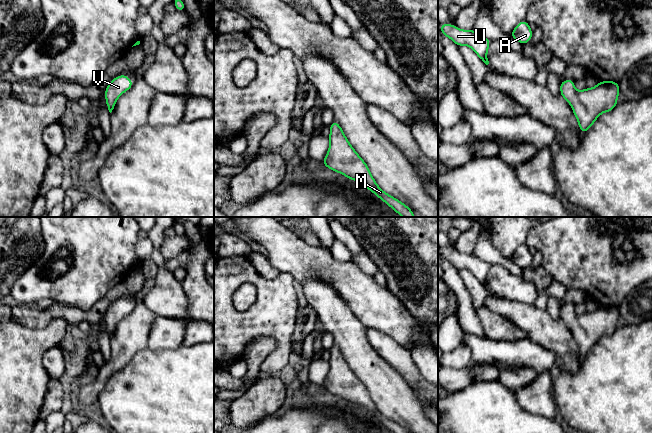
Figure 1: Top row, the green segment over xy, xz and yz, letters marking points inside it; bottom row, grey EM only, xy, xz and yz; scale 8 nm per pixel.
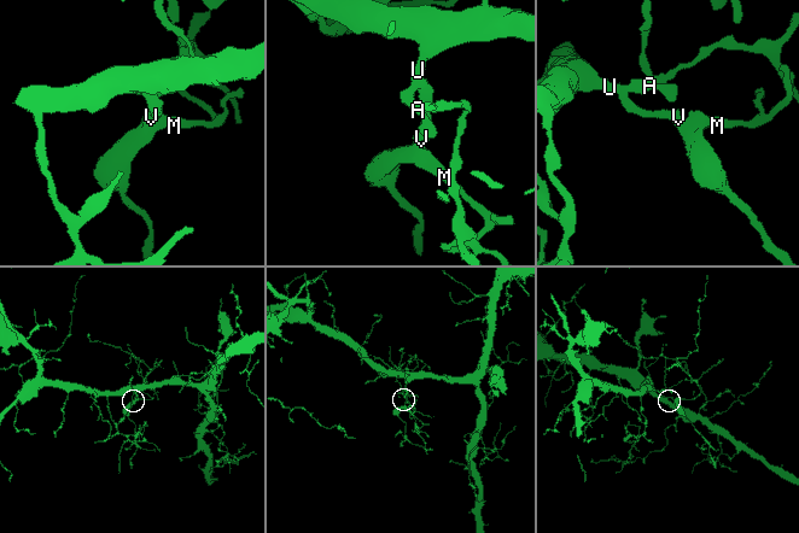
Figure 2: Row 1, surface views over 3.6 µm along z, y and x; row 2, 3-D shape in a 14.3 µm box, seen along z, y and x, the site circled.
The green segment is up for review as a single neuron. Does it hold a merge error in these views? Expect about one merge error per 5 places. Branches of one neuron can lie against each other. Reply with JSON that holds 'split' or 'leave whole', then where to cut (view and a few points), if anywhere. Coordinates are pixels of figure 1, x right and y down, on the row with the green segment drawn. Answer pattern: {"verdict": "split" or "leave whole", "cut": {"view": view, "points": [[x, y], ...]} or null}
{"verdict": "leave whole", "cut": null}

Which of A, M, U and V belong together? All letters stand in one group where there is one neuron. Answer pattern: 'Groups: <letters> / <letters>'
Groups: A M U V

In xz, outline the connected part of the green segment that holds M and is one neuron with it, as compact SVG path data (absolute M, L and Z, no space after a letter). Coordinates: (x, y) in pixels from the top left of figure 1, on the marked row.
M334 120L330 125L330 146L322 164L327 168L344 175L364 185L367 190L373 192L379 199L391 207L402 217L415 217L412 210L384 192L371 175L369 167L349 143L339 123Z

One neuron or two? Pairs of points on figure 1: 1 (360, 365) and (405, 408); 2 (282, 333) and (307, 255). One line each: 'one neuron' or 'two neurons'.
1: one neuron
2: two neurons

